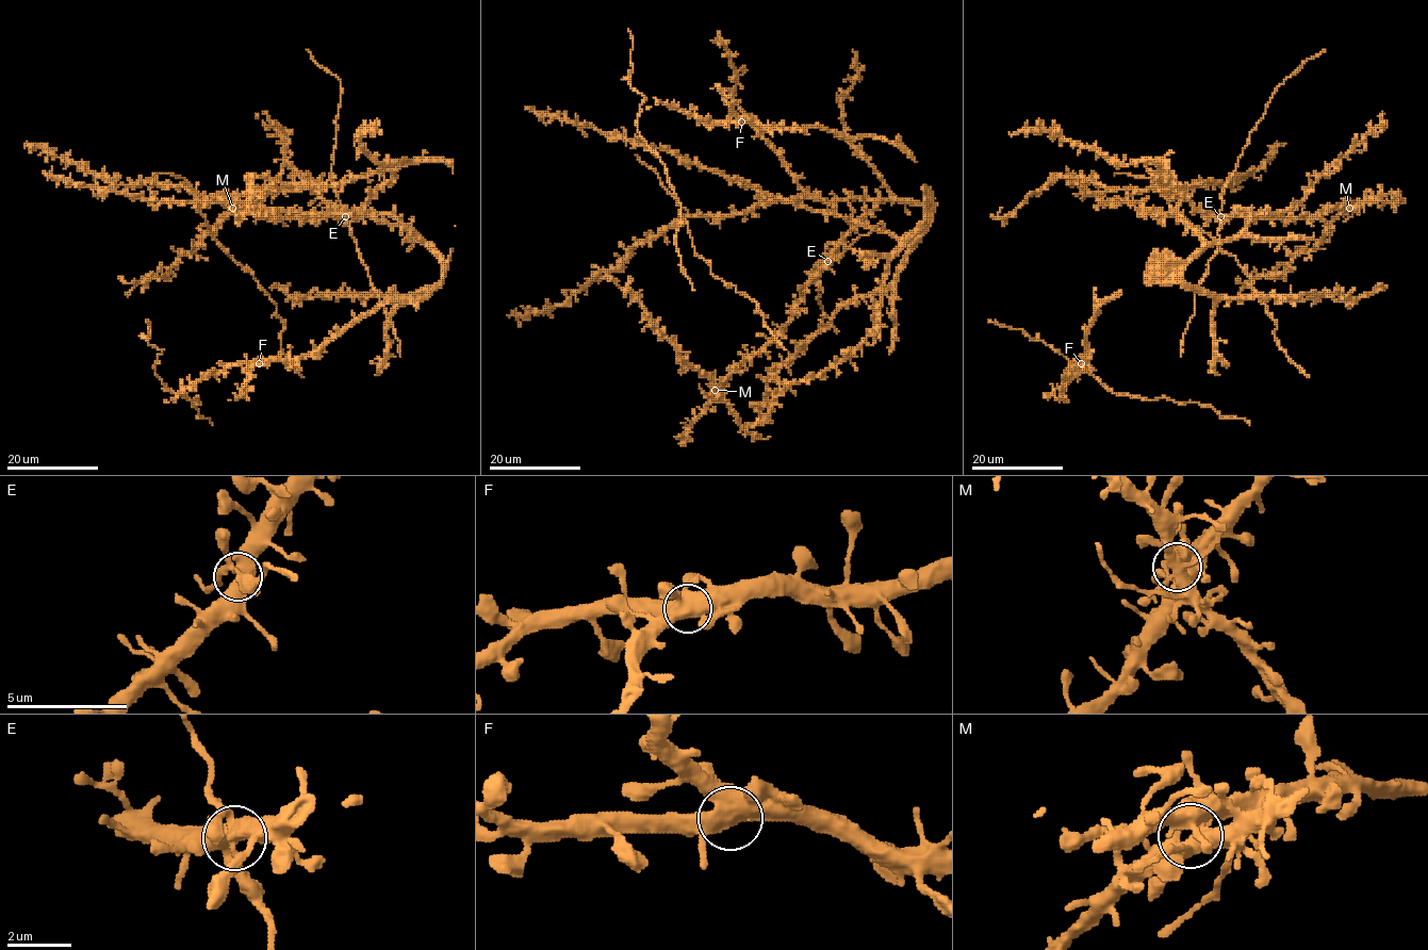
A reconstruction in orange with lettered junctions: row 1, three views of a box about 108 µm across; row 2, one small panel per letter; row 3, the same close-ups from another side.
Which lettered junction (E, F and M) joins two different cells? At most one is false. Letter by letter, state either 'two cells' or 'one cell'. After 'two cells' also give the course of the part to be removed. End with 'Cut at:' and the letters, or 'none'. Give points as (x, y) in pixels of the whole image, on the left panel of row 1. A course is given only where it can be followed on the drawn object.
E: one cell
F: one cell
M: two cells
Cut at: M

